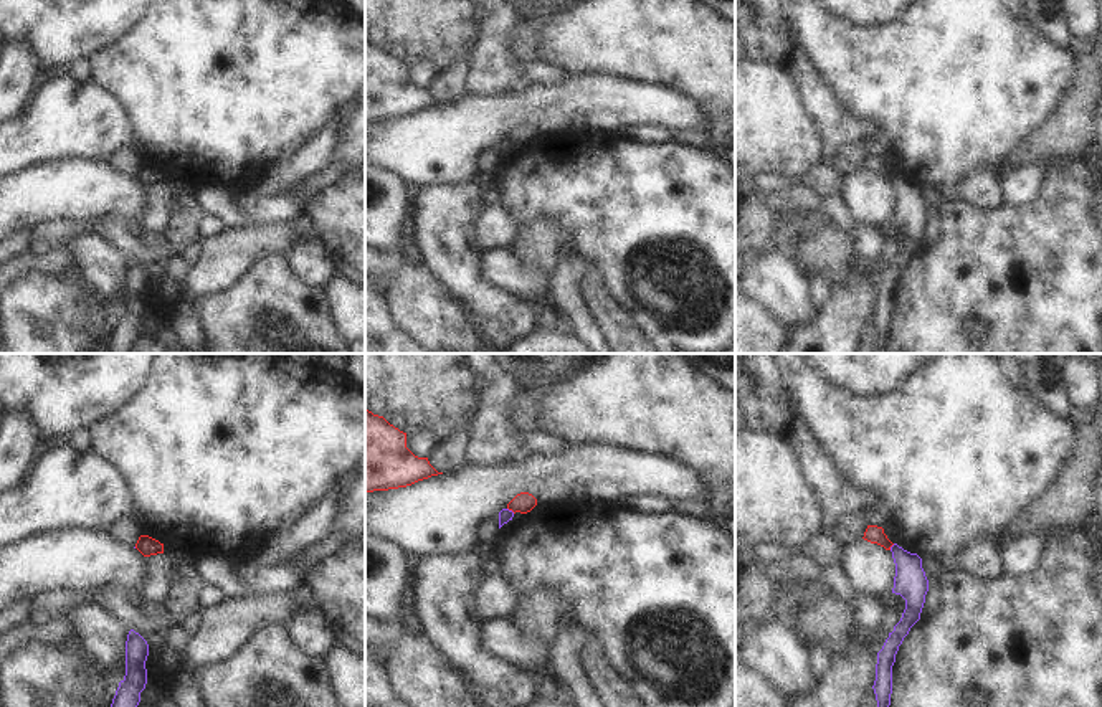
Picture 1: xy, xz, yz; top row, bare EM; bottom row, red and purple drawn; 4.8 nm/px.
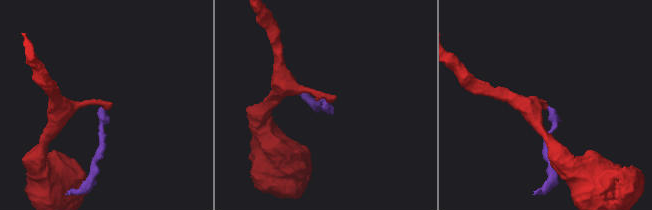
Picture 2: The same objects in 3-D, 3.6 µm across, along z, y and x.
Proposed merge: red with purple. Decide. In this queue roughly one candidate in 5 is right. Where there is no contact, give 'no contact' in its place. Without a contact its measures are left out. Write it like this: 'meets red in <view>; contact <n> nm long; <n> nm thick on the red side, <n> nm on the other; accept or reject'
meets red in xz; contact 50 nm long; 100 nm thick on the red side, 60 nm on the other; reject

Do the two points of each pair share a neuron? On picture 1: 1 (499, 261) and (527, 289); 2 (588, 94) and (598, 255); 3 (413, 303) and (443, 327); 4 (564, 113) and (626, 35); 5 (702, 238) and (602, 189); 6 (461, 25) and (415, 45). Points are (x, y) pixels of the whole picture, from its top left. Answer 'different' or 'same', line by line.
1: same
2: different
3: same
4: different
5: same
6: same

